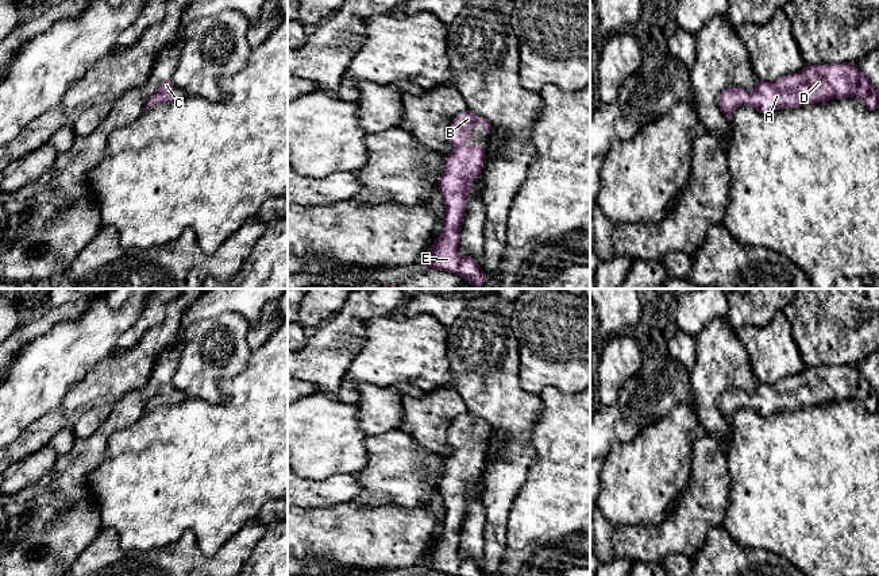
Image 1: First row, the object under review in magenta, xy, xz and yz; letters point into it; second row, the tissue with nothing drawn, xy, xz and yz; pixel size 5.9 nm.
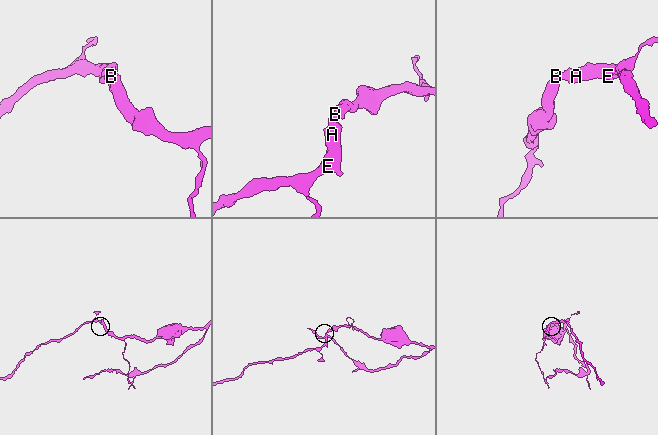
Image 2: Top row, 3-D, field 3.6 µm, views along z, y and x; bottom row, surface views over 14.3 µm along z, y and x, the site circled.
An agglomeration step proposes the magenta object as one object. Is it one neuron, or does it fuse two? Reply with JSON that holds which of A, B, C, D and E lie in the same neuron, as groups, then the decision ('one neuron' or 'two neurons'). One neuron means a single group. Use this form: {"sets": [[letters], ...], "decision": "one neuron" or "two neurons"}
{"sets": [["A", "B", "C", "D", "E"]], "decision": "one neuron"}

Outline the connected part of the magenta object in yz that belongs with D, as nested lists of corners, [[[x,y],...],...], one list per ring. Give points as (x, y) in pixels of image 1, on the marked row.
[[[855,62],[806,65],[801,71],[774,82],[757,81],[752,92],[740,86],[726,88],[721,92],[720,108],[728,121],[732,121],[733,112],[741,105],[771,113],[776,109],[852,97],[860,98],[870,111],[879,108],[879,90]]]

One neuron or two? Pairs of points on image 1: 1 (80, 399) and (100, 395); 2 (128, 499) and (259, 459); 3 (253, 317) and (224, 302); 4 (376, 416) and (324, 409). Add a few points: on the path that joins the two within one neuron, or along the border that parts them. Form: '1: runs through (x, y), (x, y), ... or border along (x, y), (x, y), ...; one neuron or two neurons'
1: runs through (85, 395), (95, 395); one neuron
2: runs through (161, 476), (180, 467), (211, 467), (227, 460); one neuron
3: runs through (246, 310), (238, 302), (231, 302); one neuron
4: border along (355, 402), (359, 428), (366, 435); two neurons

